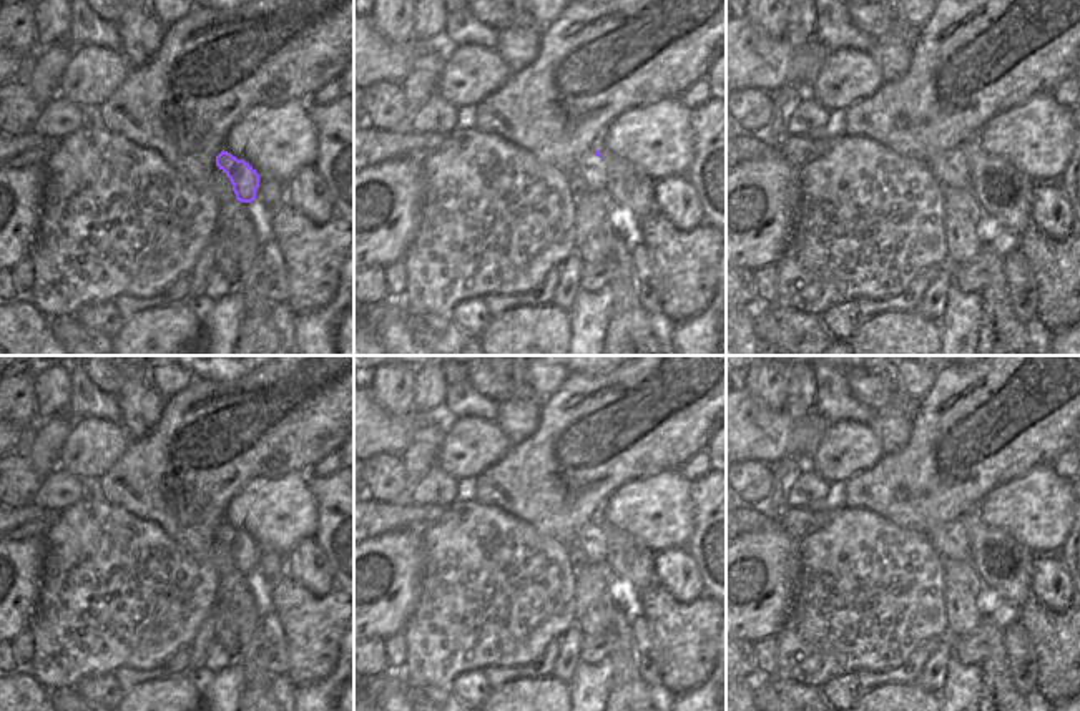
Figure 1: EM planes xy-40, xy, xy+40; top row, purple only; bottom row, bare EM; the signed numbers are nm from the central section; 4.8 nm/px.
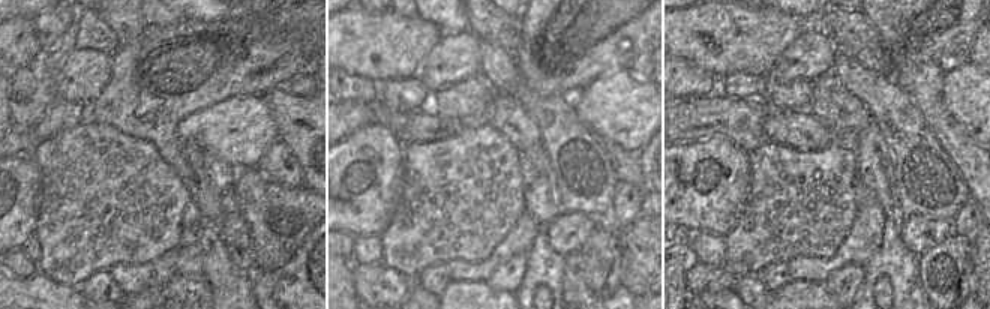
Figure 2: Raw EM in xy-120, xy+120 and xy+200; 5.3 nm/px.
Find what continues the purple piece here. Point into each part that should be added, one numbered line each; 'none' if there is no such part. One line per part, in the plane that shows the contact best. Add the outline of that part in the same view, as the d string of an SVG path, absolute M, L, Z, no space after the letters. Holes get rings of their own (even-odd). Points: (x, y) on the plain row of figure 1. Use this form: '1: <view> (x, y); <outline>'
1: xy-40 (221, 558); M218 538L213 540L213 553L209 557L209 561L213 563L213 566L219 575L236 571L229 550Z

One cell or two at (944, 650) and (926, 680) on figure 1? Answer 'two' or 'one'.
one

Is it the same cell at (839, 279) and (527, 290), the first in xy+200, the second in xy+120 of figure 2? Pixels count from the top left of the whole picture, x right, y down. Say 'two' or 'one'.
two

